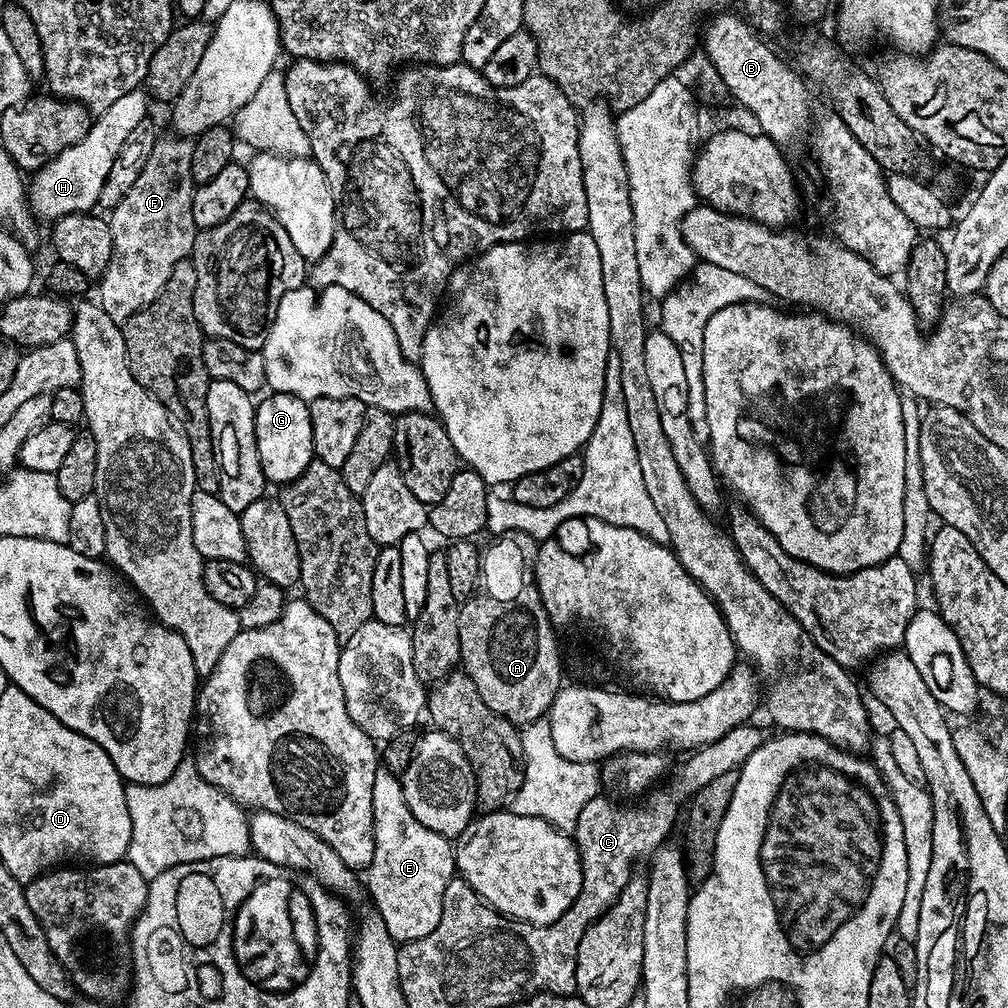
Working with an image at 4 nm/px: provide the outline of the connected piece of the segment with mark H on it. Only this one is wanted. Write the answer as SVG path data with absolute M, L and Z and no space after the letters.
M134 90L118 102L107 105L100 117L93 119L88 132L74 146L62 150L56 157L48 161L42 168L36 169L26 188L28 206L37 221L55 222L63 216L73 216L79 212L88 214L105 193L104 183L110 174L110 166L114 166L114 158L118 158L118 150L122 150L122 142L143 120L149 119L147 91Z

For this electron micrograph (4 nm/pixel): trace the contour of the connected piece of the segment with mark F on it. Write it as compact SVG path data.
M179 134L171 135L161 135L157 139L146 166L142 166L142 174L138 174L138 182L134 182L134 186L130 186L130 190L115 201L116 209L113 210L112 216L110 215L112 253L103 276L98 280L98 303L100 308L106 310L106 314L110 314L110 318L117 322L126 321L138 314L138 310L150 306L150 302L154 302L154 298L158 298L158 294L166 286L174 266L178 266L178 262L189 259L192 255L198 231L194 222L194 185L190 174L193 141Z

